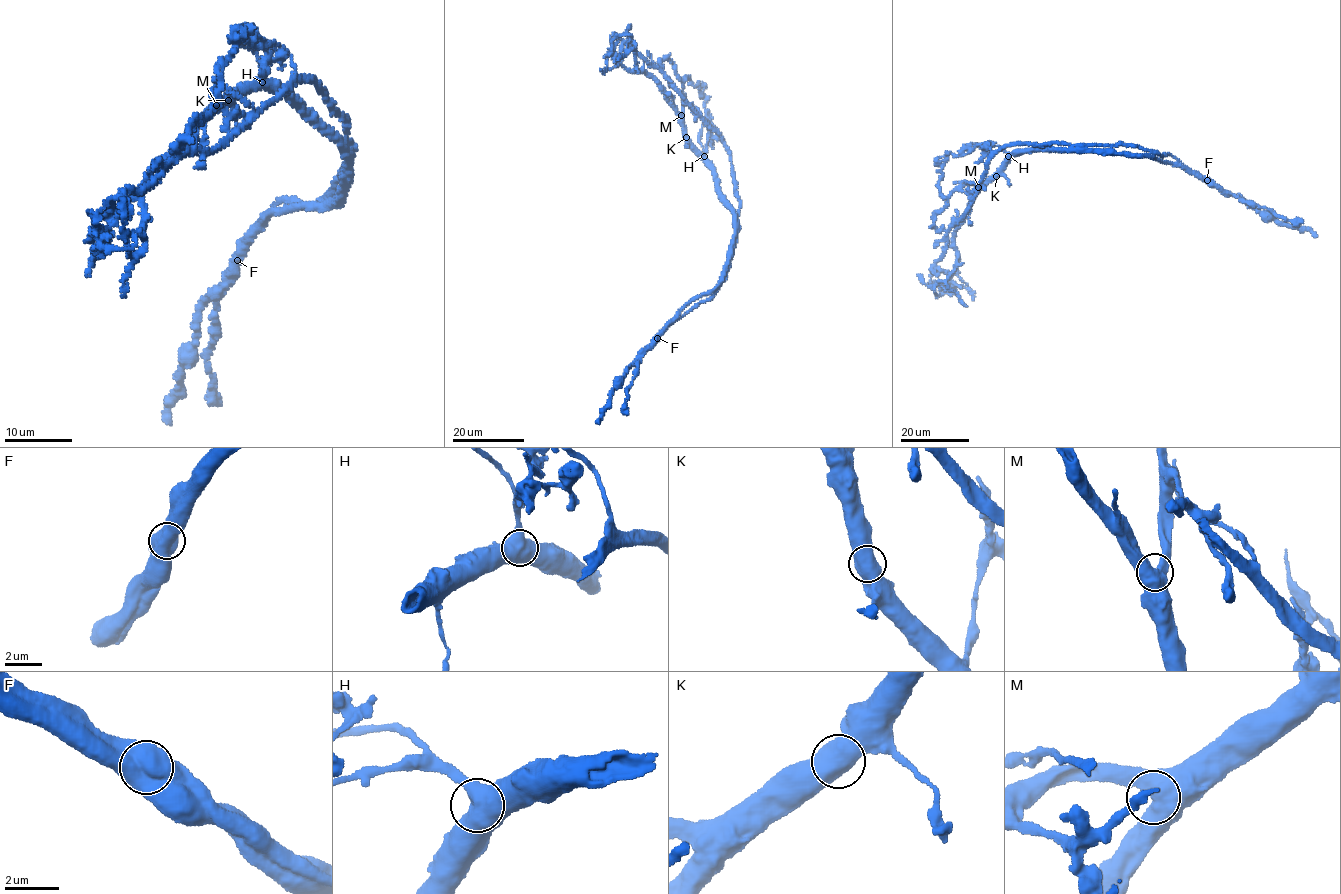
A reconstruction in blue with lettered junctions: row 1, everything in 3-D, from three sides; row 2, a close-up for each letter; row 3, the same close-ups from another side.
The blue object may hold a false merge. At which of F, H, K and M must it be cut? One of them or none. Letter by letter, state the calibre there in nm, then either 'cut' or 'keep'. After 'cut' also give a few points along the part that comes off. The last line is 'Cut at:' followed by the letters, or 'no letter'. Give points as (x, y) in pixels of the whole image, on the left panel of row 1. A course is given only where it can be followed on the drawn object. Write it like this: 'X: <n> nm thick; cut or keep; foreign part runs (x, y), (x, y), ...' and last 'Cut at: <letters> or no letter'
F: 900 nm thick; cut; foreign part runs (238, 260), (277, 205), (341, 179), (346, 126), (311, 78), (126, 193), (98, 239), (130, 236), (135, 258)
H: 700 nm thick; keep
K: 750 nm thick; keep
M: 650 nm thick; keep
Cut at: F

